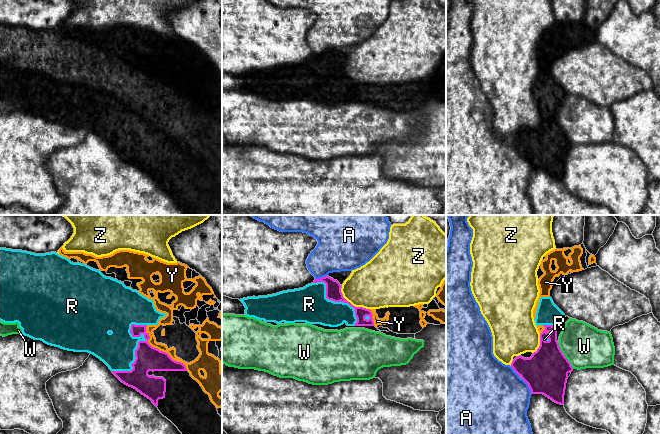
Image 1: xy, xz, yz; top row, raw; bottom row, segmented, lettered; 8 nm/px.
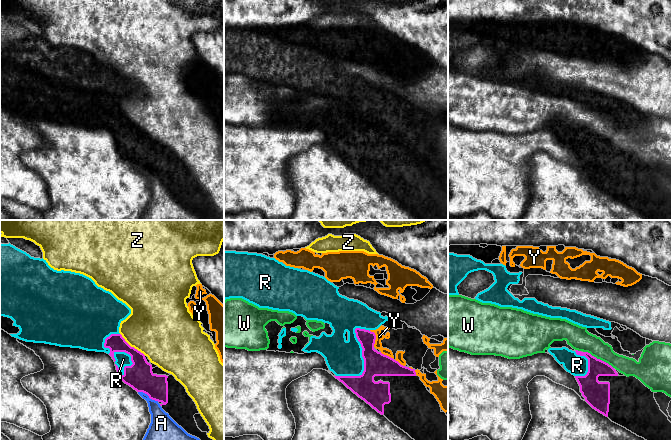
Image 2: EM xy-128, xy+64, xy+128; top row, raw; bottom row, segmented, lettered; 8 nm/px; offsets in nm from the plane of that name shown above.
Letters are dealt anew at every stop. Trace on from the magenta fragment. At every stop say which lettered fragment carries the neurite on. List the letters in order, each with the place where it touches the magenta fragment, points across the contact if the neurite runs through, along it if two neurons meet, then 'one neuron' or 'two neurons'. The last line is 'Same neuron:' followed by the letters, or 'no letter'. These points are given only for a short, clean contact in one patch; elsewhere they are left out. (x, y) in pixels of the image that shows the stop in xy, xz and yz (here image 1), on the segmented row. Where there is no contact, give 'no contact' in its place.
A: meets magenta in yz at (528, 385); two neurons
R: meets magenta in xy at (138, 342); two neurons
W: meets magenta in yz at (564, 355); border along yz (557, 342), (560, 350), (573, 368); two neurons
Y: meets magenta in xy at (161, 351); two neurons
Z: meets magenta in xz at (351, 304); two neurons
Same neuron: no letter

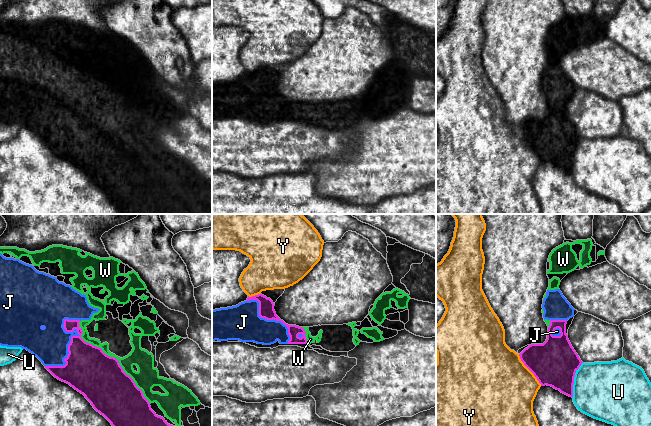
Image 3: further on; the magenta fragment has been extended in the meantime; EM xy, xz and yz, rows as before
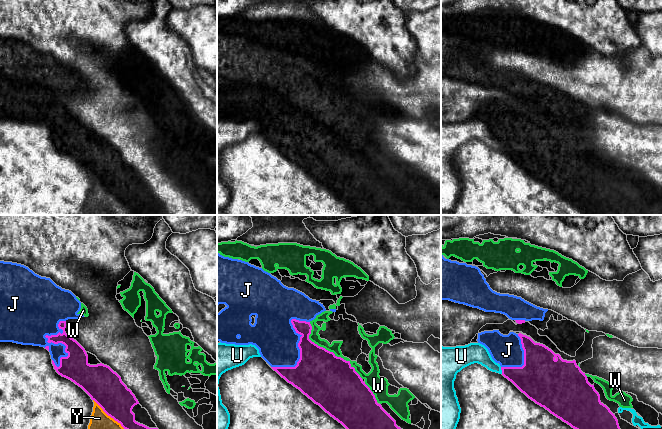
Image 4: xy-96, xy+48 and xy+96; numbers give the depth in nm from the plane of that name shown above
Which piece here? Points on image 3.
J: meets magenta in xy at (71, 337); two neurons
U: meets magenta in yz at (573, 380); two neurons
W: meets magenta in xy at (113, 357); two neurons
Y: meets magenta in yz at (529, 369); two neurons
Same neuron: no letter

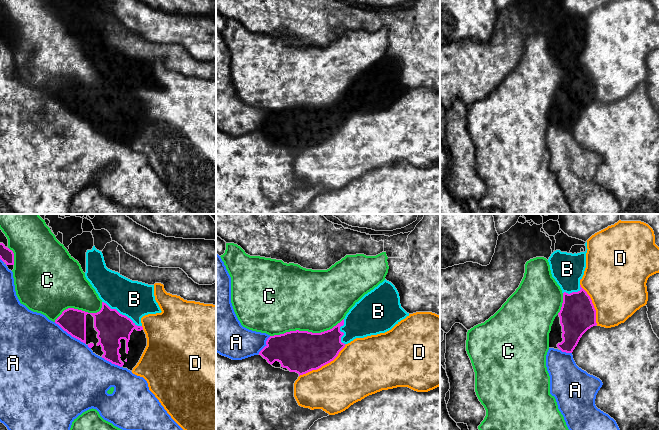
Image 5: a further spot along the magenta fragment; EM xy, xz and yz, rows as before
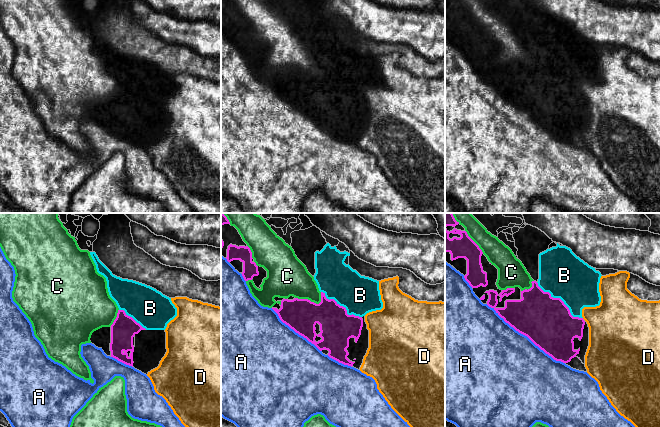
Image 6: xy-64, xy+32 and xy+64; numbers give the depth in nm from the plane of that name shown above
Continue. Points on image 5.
A: meets magenta in xy at (70, 334); two neurons
B: meets magenta in xy at (121, 314); two neurons
C: meets magenta in xz at (306, 331); two neurons
D: meets magenta in xz at (323, 365); two neurons
Same neuron: no letter

